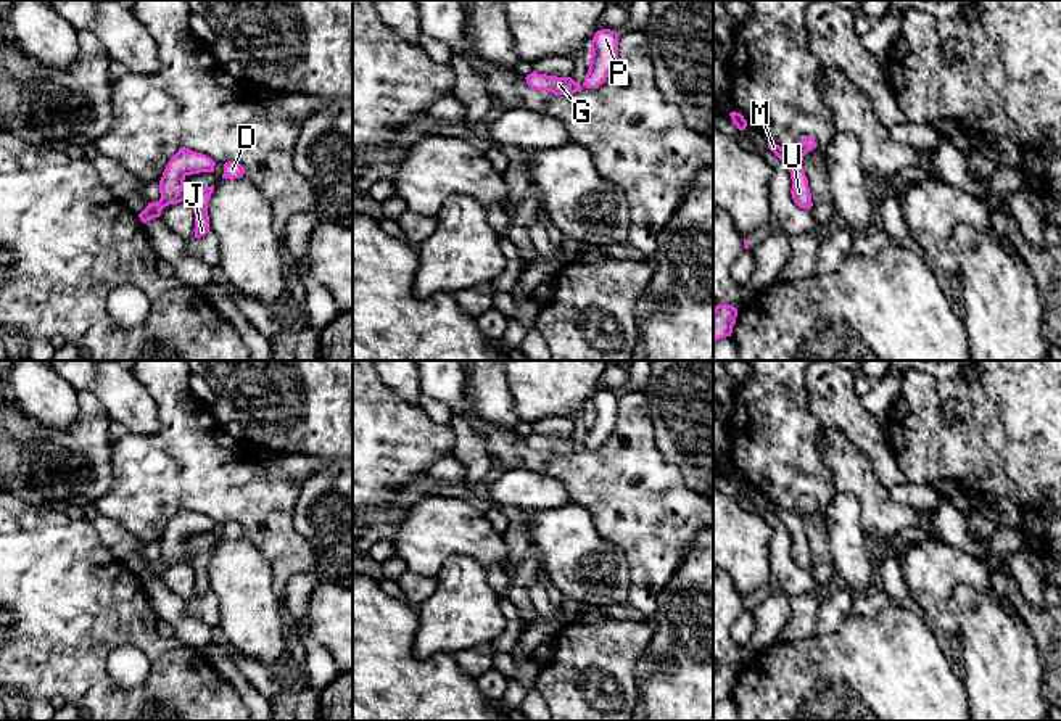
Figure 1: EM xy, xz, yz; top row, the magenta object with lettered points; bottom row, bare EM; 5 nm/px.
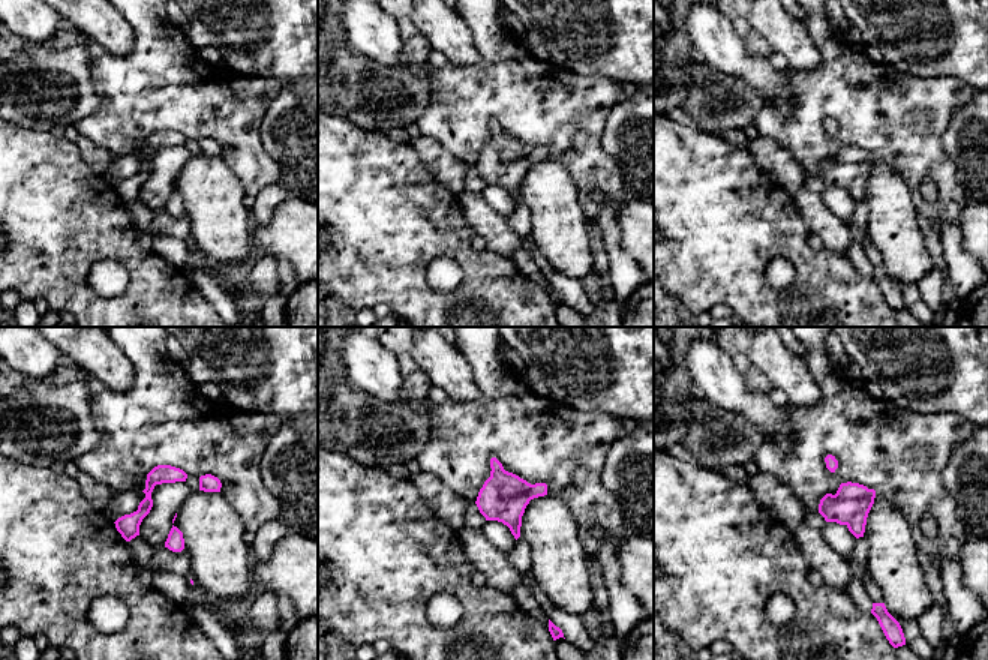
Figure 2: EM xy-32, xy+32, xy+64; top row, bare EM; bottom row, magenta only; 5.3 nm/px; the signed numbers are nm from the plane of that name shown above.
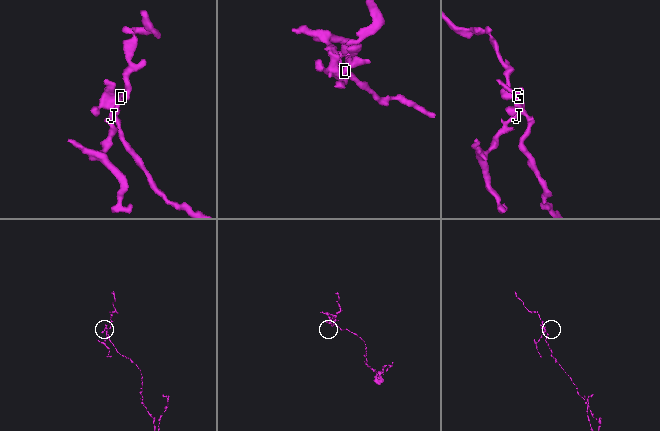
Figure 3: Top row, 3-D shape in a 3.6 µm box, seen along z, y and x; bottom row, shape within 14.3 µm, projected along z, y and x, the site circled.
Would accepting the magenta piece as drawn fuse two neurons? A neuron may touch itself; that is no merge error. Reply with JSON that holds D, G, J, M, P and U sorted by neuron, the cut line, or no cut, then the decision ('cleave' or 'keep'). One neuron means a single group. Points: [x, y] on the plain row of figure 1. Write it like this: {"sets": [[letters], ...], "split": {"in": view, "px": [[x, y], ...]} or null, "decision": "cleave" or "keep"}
{"sets": [["D", "G", "J", "M", "P", "U"]], "split": null, "decision": "keep"}

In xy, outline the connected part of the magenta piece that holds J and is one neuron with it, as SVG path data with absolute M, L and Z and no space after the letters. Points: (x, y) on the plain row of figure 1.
M185 507L179 509L167 523L159 541L159 562L148 563L148 566L138 575L140 581L147 584L148 581L159 578L166 566L188 562L195 573L195 599L204 597L209 592L208 563L214 546L188 555L184 541L192 534L214 533L214 526L216 523L209 517Z

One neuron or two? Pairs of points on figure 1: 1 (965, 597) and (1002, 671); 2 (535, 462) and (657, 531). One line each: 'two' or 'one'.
1: one
2: one

